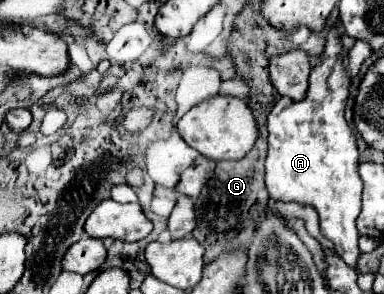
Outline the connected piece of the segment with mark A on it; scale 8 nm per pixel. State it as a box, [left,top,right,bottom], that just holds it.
[265,22,363,268]

